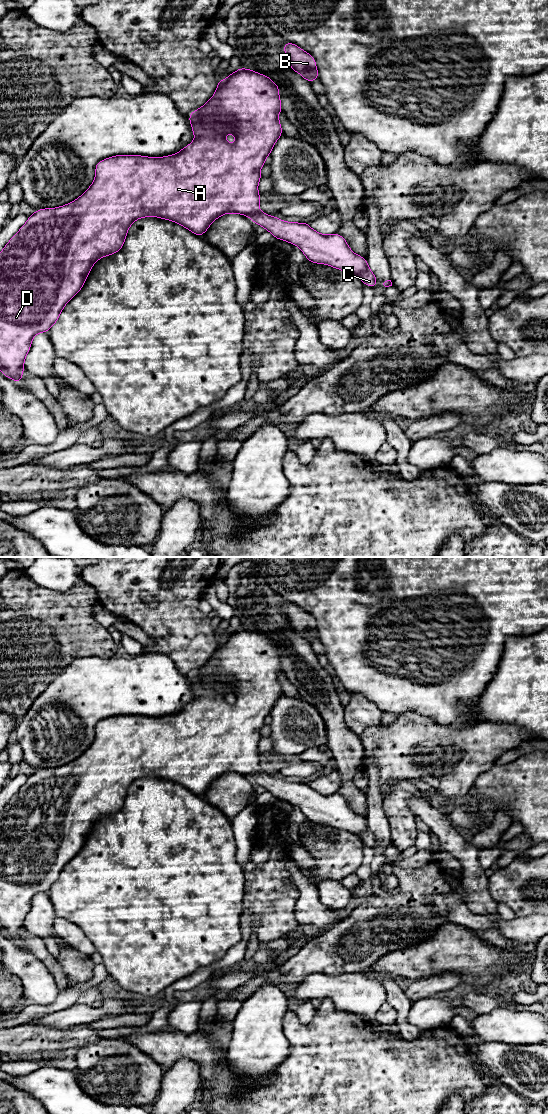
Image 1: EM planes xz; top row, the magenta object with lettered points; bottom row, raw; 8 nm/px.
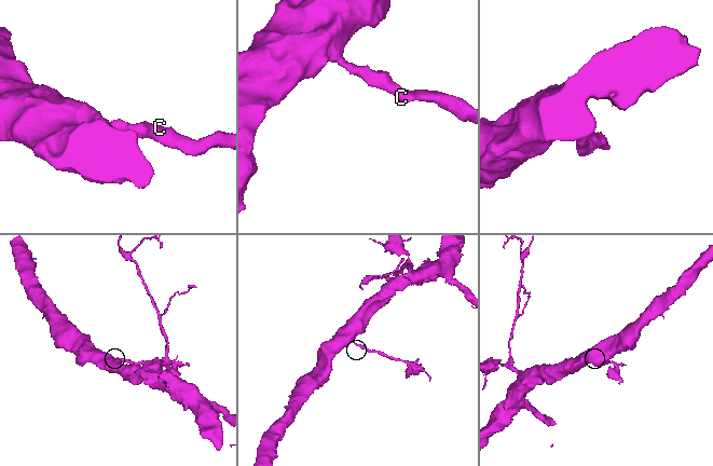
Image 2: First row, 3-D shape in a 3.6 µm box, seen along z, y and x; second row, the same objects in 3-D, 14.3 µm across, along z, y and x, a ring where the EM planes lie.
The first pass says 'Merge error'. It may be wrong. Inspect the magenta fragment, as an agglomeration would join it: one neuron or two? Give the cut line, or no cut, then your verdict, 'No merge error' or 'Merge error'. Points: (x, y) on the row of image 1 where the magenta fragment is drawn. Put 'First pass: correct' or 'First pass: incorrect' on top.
First pass: incorrect
No split. No merge error

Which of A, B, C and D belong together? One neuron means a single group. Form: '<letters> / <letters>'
A B C D

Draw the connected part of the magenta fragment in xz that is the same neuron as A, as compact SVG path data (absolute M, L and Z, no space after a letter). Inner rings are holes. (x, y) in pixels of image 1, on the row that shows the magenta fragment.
M239 68L232 74L227 75L225 80L218 80L217 90L209 101L207 101L202 107L189 114L189 122L192 126L195 139L192 143L185 146L181 151L174 155L164 157L147 157L141 155L115 155L107 159L99 161L95 166L95 179L90 187L76 200L61 207L37 209L37 211L28 218L26 223L20 228L20 230L9 240L5 247L0 252L0 370L9 379L12 379L20 384L22 380L22 374L24 372L24 361L27 353L31 349L31 342L36 334L42 332L49 332L51 327L59 319L59 315L62 312L64 306L82 289L87 276L90 273L92 266L102 257L115 254L123 247L125 238L128 233L129 227L132 223L143 217L155 216L160 219L166 219L178 223L179 225L187 228L193 234L203 236L203 234L220 216L227 213L242 214L252 219L252 221L265 228L273 234L275 239L280 239L297 245L301 251L305 254L306 259L316 264L326 264L333 268L344 271L348 274L353 274L358 277L363 284L374 288L377 284L377 278L370 270L367 260L360 255L352 252L348 246L344 237L338 233L331 235L323 235L313 230L307 222L285 222L278 217L272 217L266 213L263 213L259 209L260 193L258 192L258 184L261 180L260 169L265 164L265 159L270 156L271 150L279 137L283 135L281 123L278 119L278 113L284 112L282 110L279 86L274 83L268 76L257 73L254 70ZM220 115L229 115L235 118L235 121L222 121ZM227 133L233 133L236 136L236 142L229 144L225 140Z

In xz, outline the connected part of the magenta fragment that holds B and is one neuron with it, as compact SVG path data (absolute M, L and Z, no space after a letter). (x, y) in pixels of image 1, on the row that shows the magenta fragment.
M285 42L283 50L293 71L299 73L309 83L319 79L316 60L311 54L289 42Z

